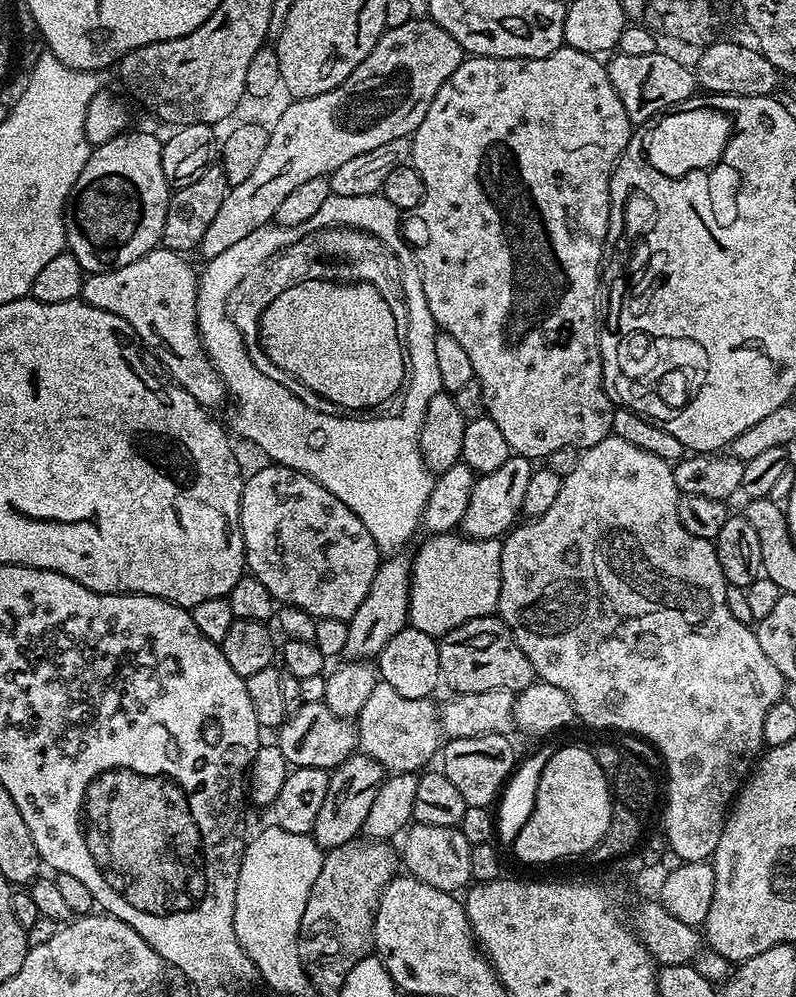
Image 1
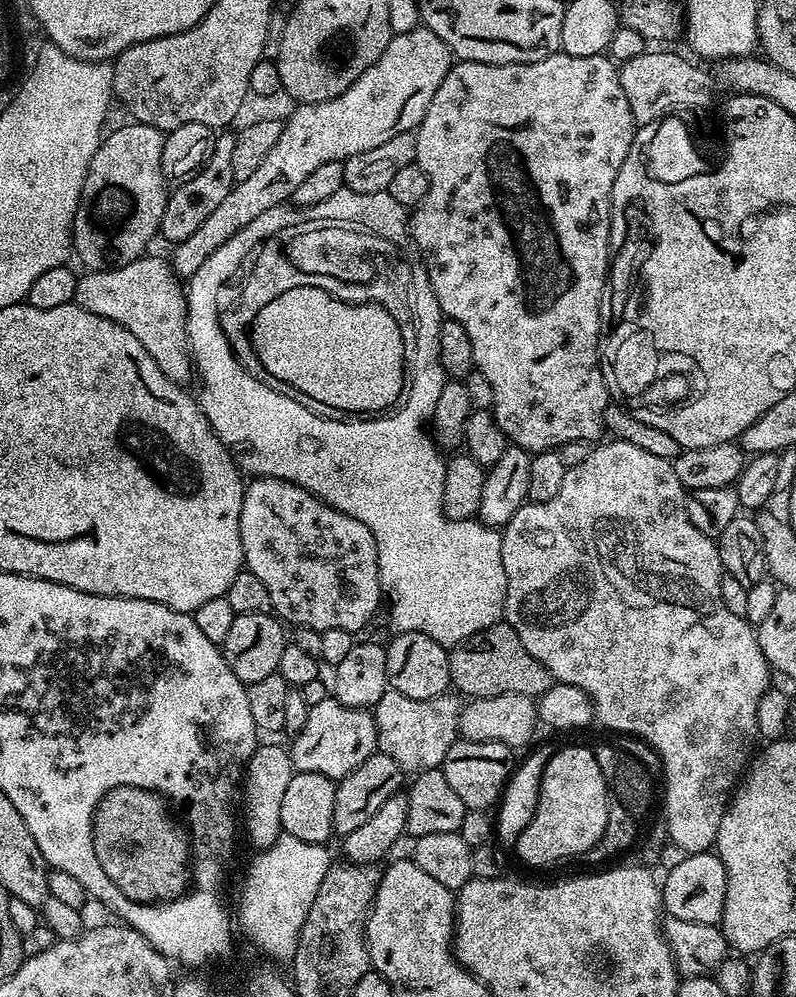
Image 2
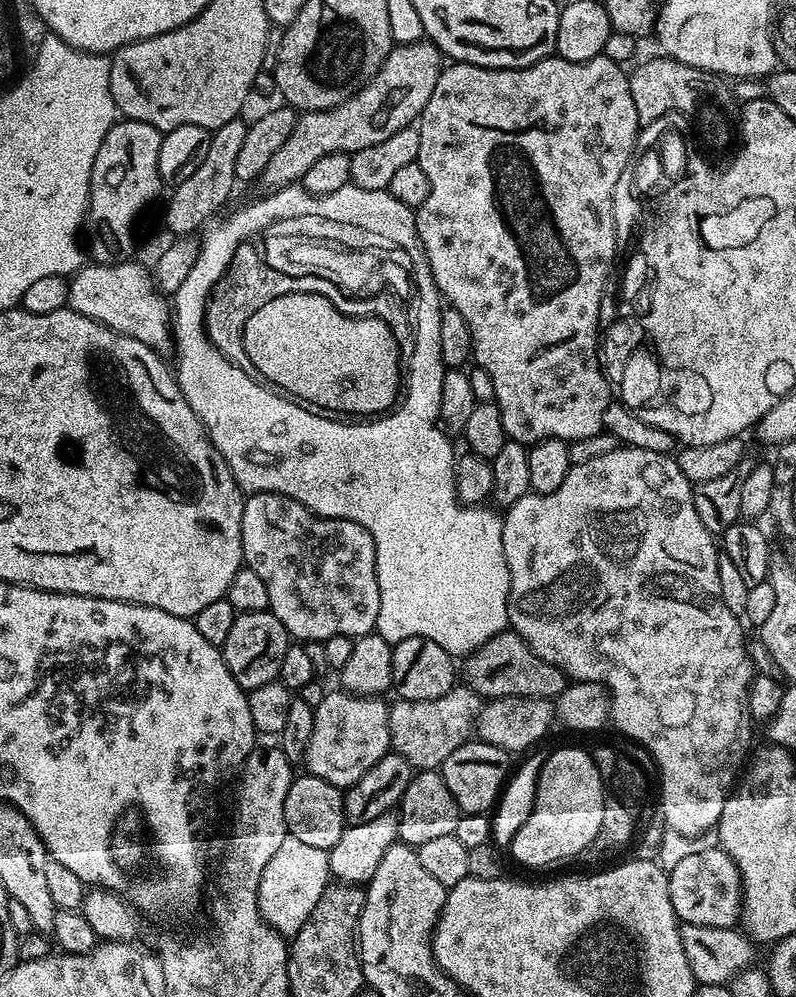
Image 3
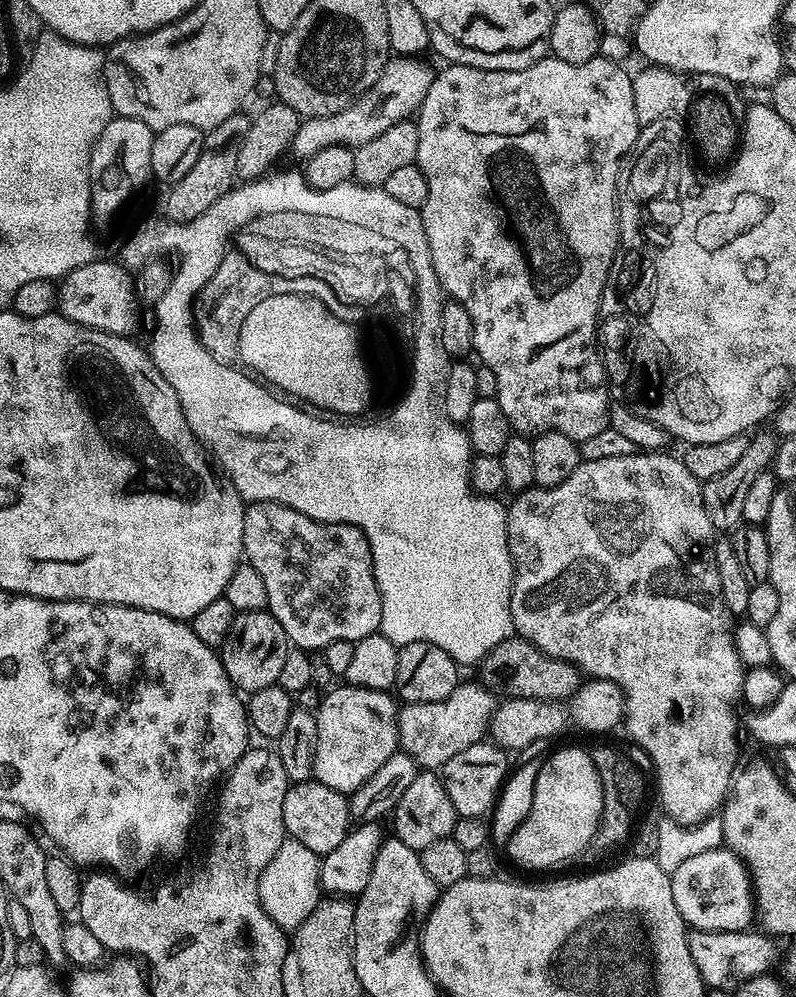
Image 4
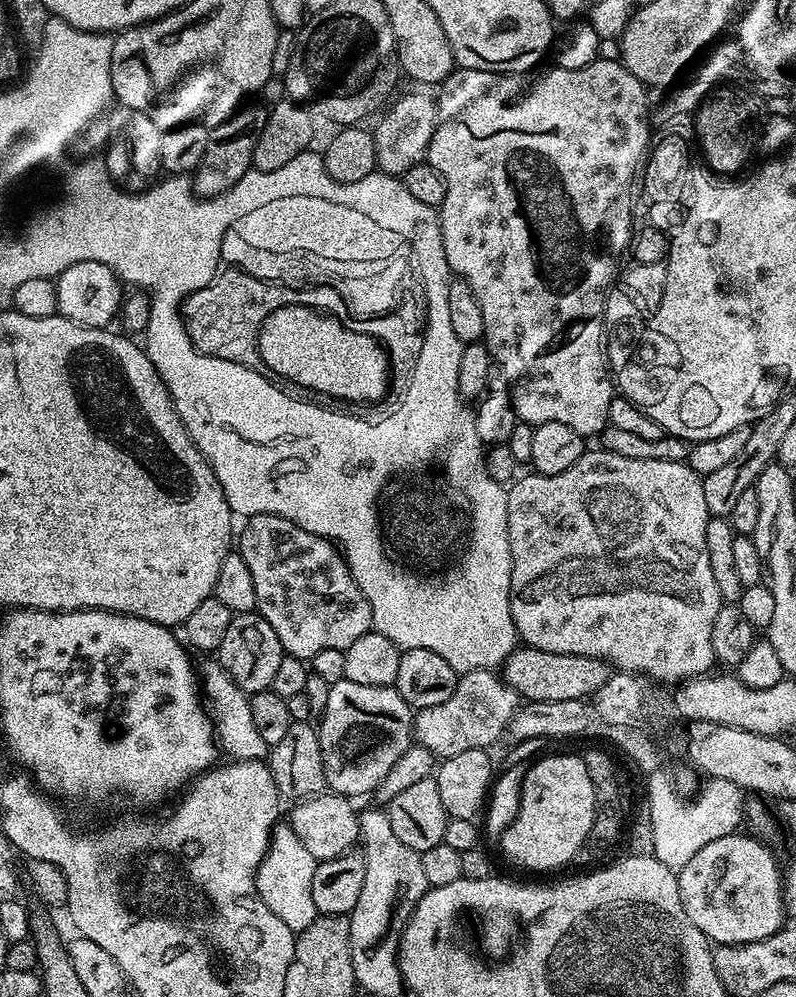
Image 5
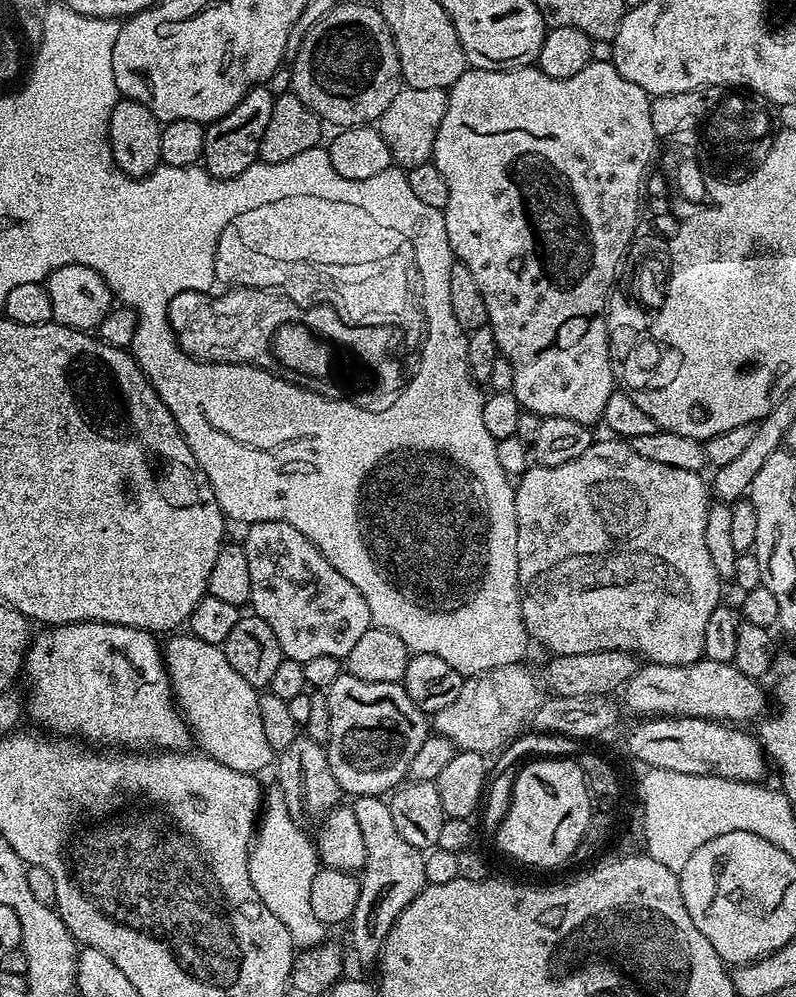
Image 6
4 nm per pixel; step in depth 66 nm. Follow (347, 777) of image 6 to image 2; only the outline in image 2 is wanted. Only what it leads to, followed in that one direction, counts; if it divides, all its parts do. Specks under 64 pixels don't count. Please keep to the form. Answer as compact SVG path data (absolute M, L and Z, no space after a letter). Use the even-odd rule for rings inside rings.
M329 698L309 708L306 726L291 740L292 766L296 772L317 772L339 782L377 751L376 718L371 711L342 706L342 702Z

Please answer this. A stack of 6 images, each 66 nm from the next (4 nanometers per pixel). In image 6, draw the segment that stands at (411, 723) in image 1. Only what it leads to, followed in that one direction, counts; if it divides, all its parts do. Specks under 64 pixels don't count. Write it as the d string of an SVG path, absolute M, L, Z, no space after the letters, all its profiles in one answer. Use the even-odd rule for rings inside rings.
M527 663L507 664L494 670L467 677L462 694L434 713L435 735L445 736L462 752L499 753L525 731L532 715L546 699L541 677L527 668Z

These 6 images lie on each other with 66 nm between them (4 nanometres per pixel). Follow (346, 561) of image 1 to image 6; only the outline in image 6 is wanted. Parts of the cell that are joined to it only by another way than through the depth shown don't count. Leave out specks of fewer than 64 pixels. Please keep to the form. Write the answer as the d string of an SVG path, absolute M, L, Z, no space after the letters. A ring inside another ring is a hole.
M271 520L249 524L245 532L242 543L250 562L250 608L274 630L283 655L303 665L310 658L347 658L358 638L373 627L366 598L294 526Z

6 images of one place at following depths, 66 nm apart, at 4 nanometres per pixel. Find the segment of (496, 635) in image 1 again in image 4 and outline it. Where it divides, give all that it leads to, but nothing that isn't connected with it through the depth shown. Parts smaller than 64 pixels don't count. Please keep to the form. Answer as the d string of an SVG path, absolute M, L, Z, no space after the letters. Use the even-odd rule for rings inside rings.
M515 634L503 640L498 646L494 646L494 650L490 650L490 654L484 657L478 671L481 676L479 679L485 688L496 694L505 692L503 695L508 698L568 702L582 683L582 673L575 664L569 660L548 656L531 642L521 640Z

